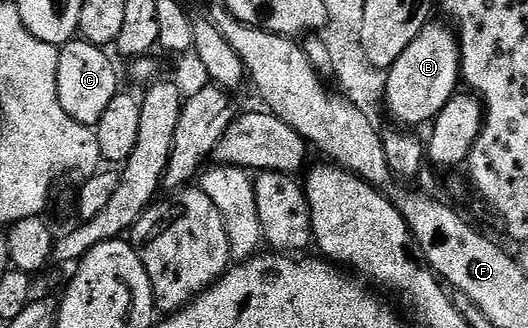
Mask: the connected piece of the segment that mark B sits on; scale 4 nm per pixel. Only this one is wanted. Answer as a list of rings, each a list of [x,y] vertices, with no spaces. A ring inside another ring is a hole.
[[[438,20],[428,22],[421,32],[417,32],[413,44],[409,44],[409,48],[405,48],[391,69],[386,71],[387,86],[383,92],[385,110],[387,108],[400,122],[396,122],[400,127],[430,123],[460,89],[459,40],[456,31],[447,26],[442,26]]]

